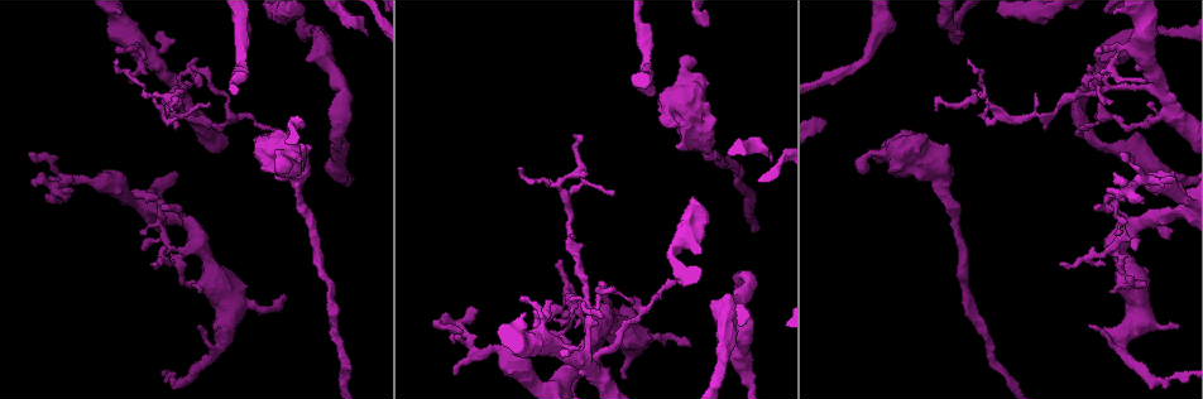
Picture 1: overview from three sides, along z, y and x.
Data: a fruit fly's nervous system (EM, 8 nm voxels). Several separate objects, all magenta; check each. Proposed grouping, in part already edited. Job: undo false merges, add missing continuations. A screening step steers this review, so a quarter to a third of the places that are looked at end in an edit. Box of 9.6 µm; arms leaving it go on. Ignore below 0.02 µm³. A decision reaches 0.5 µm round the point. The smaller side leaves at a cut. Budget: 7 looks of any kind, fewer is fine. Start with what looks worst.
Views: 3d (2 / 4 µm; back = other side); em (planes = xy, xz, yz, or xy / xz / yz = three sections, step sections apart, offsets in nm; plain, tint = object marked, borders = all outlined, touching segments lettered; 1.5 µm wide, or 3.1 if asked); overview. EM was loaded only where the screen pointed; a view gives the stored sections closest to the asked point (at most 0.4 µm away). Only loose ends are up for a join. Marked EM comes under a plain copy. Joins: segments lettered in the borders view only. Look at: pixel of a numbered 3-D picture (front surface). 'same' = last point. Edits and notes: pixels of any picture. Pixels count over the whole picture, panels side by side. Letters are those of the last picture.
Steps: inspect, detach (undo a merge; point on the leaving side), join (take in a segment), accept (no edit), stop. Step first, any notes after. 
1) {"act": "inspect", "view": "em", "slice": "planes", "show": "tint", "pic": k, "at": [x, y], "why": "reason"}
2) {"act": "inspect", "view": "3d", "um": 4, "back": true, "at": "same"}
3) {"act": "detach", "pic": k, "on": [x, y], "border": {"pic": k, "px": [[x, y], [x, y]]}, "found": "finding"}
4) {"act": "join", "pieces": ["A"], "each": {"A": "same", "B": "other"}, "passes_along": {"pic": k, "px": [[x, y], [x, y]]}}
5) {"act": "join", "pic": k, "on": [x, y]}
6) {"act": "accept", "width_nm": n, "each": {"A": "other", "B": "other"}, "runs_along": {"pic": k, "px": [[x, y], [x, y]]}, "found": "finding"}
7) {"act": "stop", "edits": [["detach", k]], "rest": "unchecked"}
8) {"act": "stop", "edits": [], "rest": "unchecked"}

{"act": "inspect", "view": "3d", "um": 4, "pic": 1, "at": [702, 79], "why": "branch stops here"}

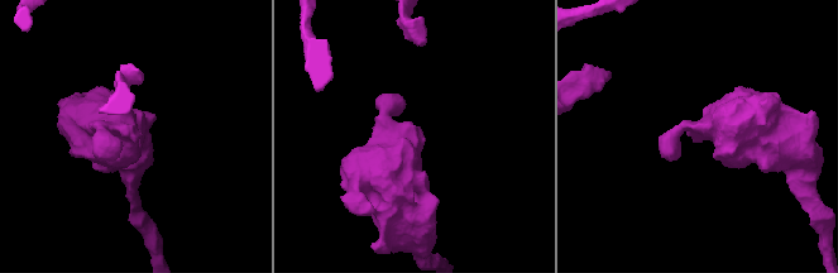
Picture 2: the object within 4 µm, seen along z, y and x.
{"act": "inspect", "view": "em", "slice": "planes", "show": "borders", "pic": 2, "at": [696, 139], "why": "shape alone is not enough"}

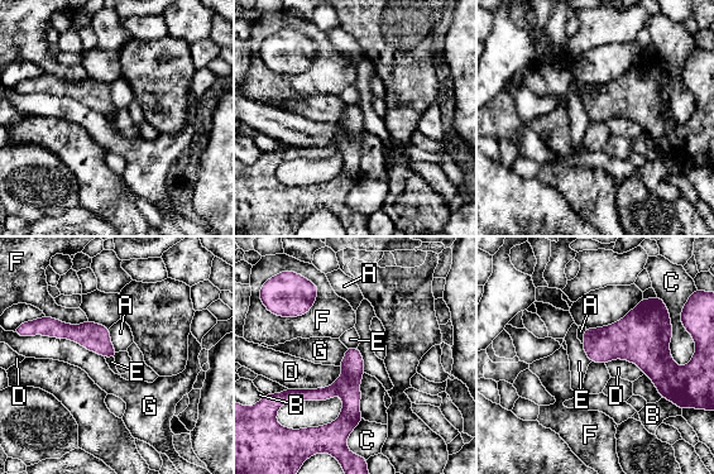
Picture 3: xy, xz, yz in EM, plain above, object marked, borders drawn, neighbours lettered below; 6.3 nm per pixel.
{"act": "accept", "longest_contact_nm": ["G", 500], "each": {"A": "other", "B": "other", "C": "other", "D": "other", "E": "other", "F": "other", "G": "other"}, "border": {"pic": 3, "px": [[28, 335], [71, 339], [104, 358]]}, "found": "no lettered segment goes on from it"}

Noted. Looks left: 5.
{"act": "inspect", "view": "3d", "um": 4, "pic": 1, "at": [737, 337], "why": "branch stops here"}

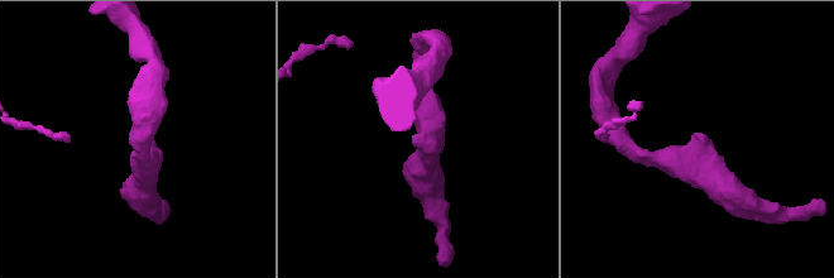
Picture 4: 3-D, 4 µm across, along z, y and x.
{"act": "inspect", "view": "em", "slice": "planes", "show": "borders", "pic": 4, "at": [704, 134]}

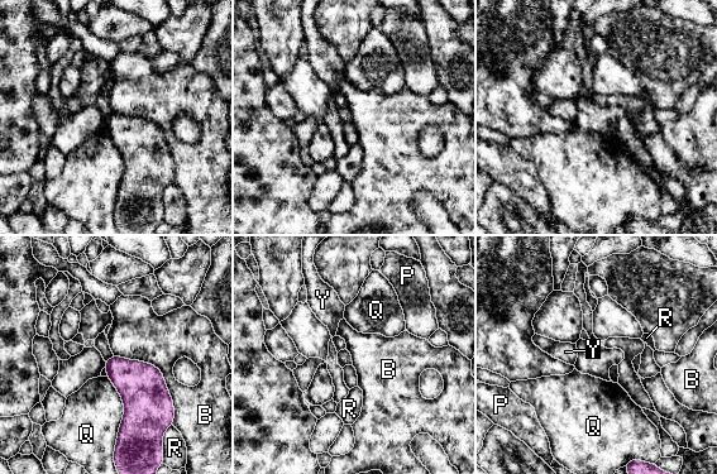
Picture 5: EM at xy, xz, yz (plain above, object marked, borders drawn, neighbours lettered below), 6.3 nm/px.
{"act": "accept", "longest_contact_nm": ["B", 550], "each": {"B": "other", "P": "other", "Q": "other", "R": "other", "Y": "other"}, "border": {"pic": 5, "px": [[114, 354], [161, 370], [173, 421]]}, "found": "no lettered segment goes on from it"}

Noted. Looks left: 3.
{"act": "inspect", "view": "em", "slice": "xz", "step": 4, "show": "tint", "pic": 1, "at": [624, 377], "why": "free end"}

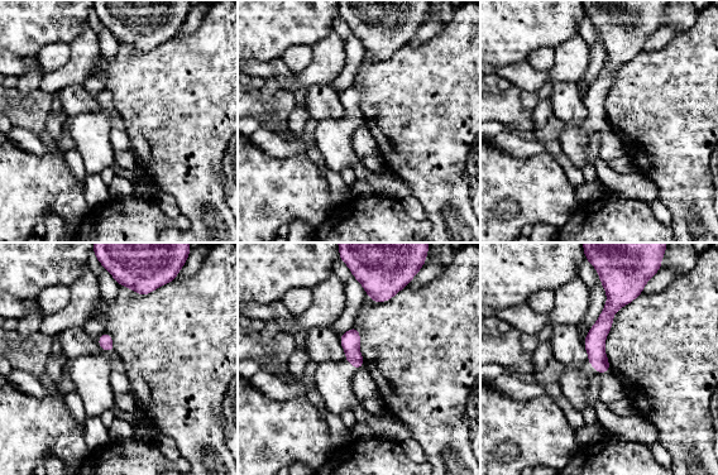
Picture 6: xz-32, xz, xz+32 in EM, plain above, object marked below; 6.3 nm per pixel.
{"act": "inspect", "view": "em", "slice": "planes", "show": "borders", "at": "same", "why": "cut it another way"}

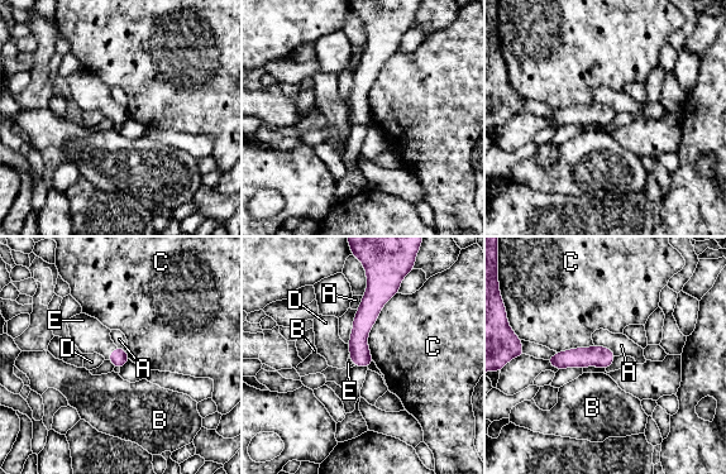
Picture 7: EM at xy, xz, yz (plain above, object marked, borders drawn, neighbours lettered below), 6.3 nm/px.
{"act": "join", "pieces": ["E"], "each": {"A": "other", "B": "other", "C": "other", "D": "other", "E": "same"}, "found": "it goes on there"}

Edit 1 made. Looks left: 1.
{"act": "stop", "edits": [["join", 7]], "rest": "unchecked"}

